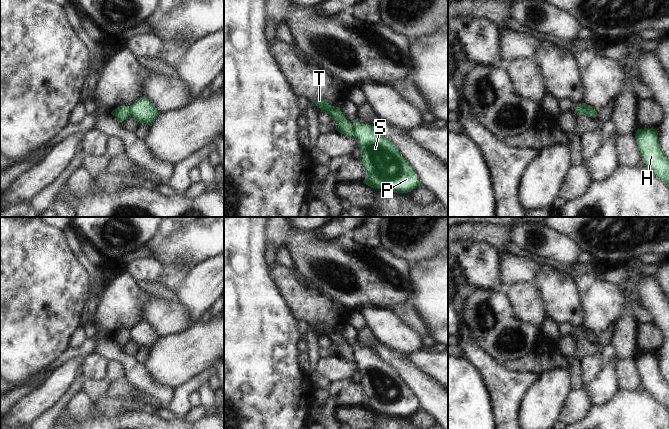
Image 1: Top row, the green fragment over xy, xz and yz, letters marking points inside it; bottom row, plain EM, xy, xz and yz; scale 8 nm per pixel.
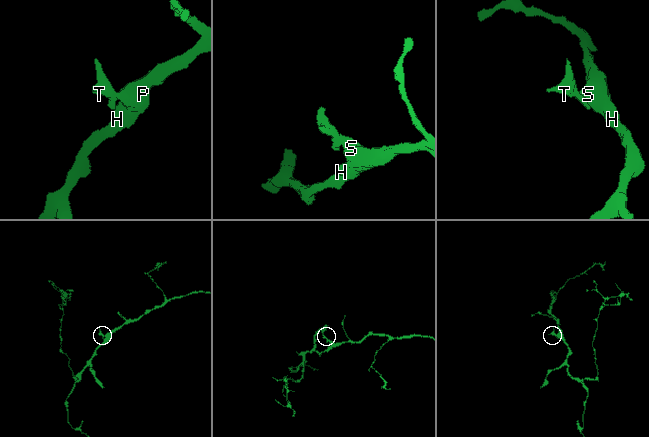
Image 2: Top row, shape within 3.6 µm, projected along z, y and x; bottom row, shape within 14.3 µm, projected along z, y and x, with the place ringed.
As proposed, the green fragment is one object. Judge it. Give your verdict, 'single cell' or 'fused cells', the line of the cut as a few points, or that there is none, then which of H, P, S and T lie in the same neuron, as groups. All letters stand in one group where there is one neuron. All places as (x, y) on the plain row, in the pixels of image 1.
fused cells | xz (351, 349), (353, 359) | H P S / T

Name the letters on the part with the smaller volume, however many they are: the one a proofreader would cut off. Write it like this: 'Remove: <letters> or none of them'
Remove: T

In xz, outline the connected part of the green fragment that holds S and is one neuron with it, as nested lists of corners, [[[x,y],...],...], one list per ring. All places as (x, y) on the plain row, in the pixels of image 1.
[[[352,346],[353,360],[360,373],[359,384],[366,395],[364,408],[401,418],[420,410],[414,393],[390,364],[369,348]]]

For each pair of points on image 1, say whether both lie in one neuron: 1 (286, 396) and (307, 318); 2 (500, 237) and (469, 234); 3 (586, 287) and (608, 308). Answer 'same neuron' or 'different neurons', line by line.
1: different neurons
2: same neuron
3: same neuron

